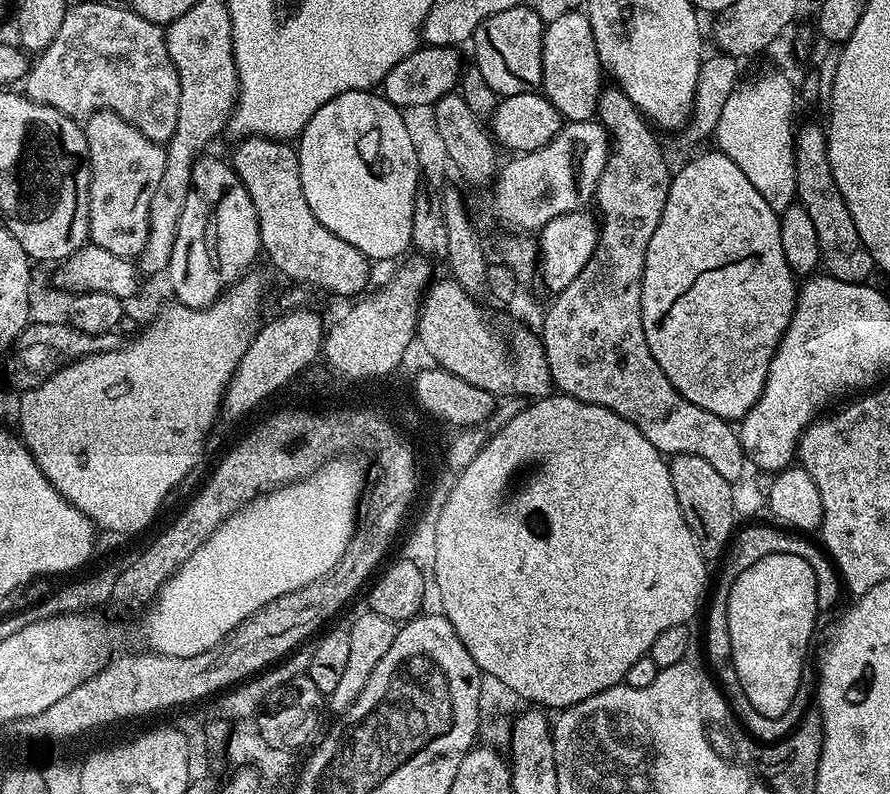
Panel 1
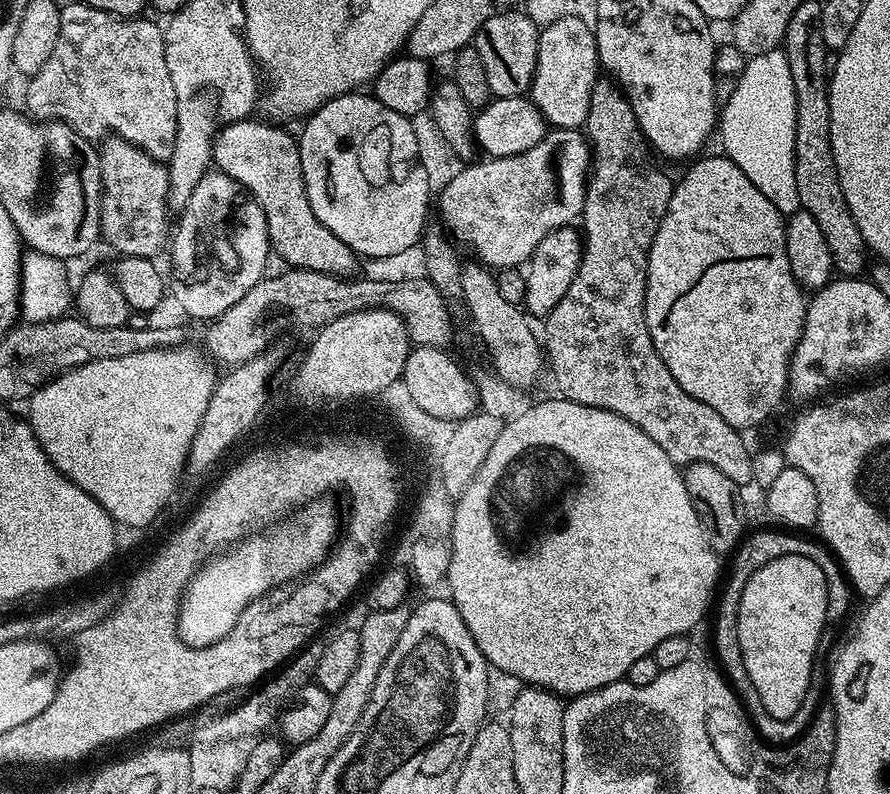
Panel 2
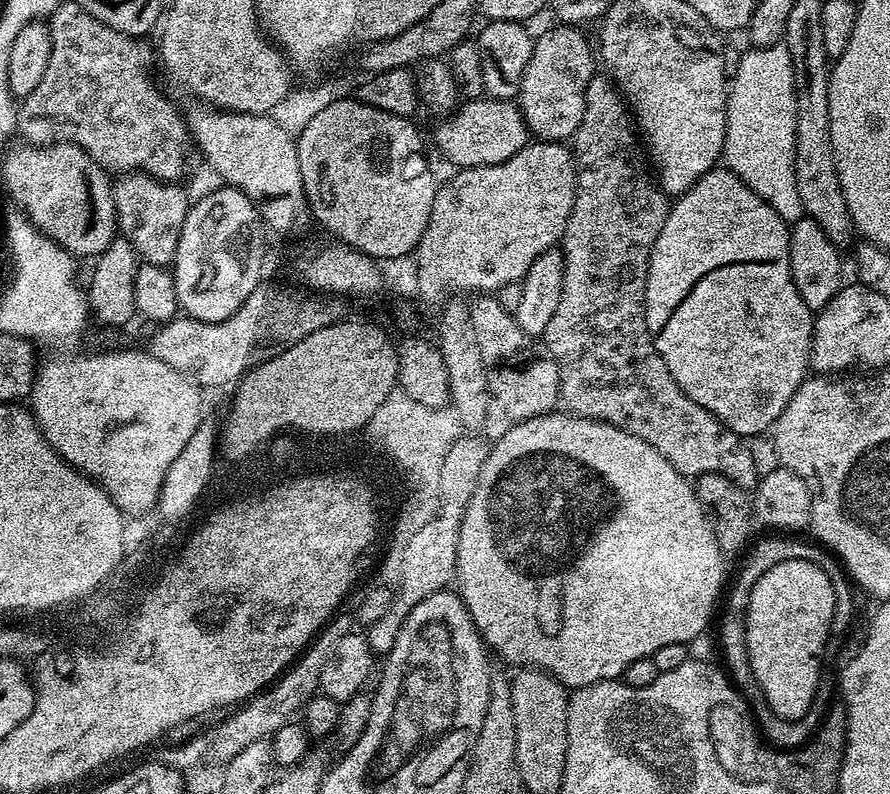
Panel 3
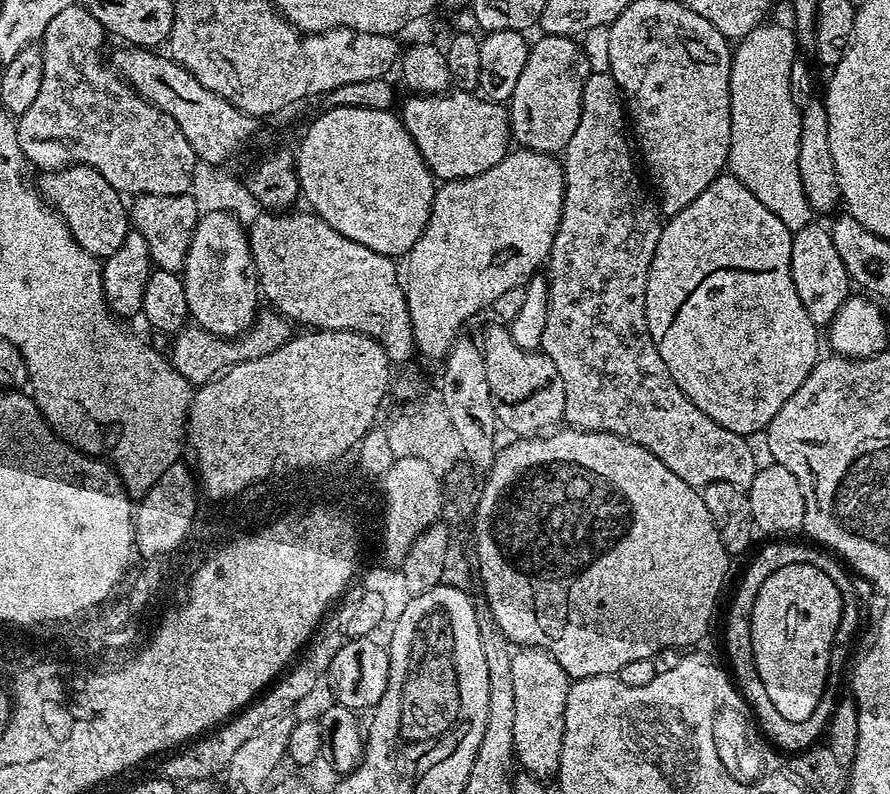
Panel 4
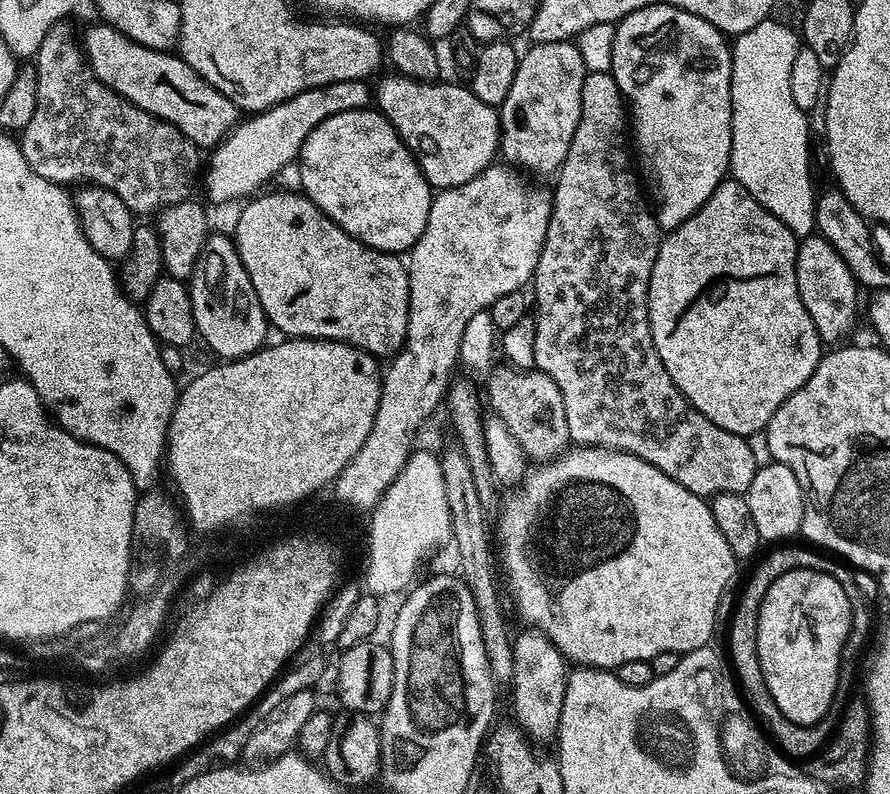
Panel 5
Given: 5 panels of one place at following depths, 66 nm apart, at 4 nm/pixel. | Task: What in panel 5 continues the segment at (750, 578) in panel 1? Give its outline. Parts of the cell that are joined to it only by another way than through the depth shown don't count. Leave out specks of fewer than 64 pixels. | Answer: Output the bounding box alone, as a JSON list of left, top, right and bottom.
[758,570,848,724]

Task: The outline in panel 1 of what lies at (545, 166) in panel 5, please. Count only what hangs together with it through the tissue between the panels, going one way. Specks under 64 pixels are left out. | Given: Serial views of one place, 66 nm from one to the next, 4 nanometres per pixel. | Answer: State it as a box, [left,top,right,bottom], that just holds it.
[542,10,602,121]

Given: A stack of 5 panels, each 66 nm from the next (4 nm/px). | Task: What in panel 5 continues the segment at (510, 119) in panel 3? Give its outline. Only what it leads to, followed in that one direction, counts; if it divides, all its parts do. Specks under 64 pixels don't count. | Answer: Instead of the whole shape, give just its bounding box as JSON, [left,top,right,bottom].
[375,74,500,189]

